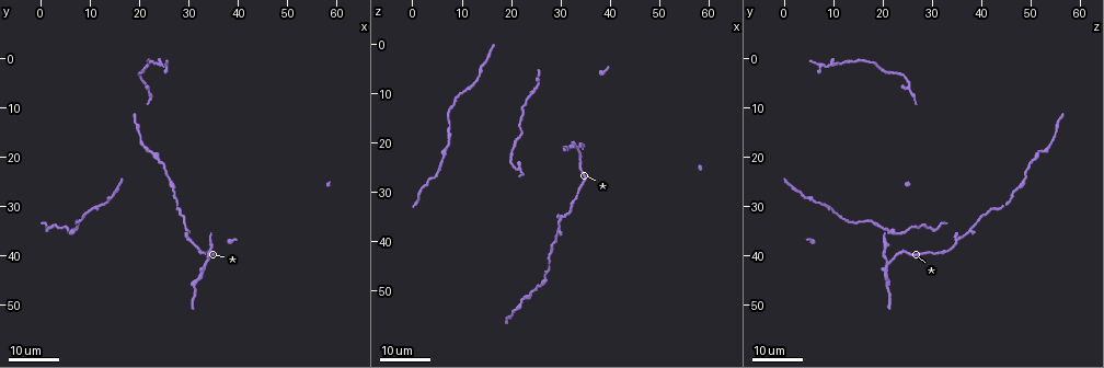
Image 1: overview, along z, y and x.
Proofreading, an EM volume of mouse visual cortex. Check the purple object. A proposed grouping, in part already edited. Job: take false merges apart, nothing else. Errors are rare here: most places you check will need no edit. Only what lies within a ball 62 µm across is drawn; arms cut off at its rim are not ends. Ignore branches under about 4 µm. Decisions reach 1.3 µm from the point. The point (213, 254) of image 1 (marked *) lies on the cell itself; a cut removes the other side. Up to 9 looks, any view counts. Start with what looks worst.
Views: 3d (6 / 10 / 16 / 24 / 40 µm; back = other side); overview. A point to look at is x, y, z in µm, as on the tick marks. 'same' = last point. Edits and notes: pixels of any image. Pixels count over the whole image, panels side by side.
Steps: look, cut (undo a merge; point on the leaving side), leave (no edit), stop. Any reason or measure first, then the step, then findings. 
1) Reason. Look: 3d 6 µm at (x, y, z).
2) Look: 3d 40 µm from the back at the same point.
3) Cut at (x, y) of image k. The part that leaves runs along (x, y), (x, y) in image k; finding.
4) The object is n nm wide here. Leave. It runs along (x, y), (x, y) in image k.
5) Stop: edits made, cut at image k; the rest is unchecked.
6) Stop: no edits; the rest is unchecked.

A fork. Look: 3d 24 µm at (33.0, 41.0, 21.0).

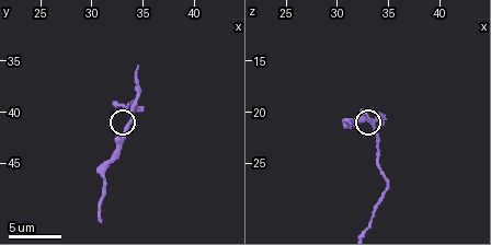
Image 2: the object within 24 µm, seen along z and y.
Look: 3d 10 µm at (33.6, 41.4, 20.8).

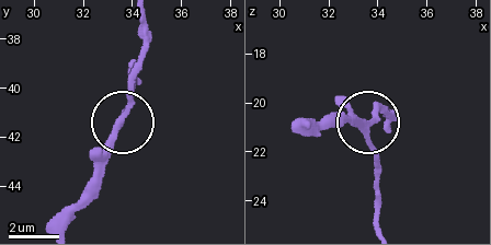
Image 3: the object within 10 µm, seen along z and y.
3 arms meet here. Leave. It runs along (379, 221), (379, 158), (366, 123), (331, 120) in image 3; one cell here.

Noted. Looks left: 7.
Thick turns thin. Look: 3d 16 µm at (29.5, 36.5, 36.0).

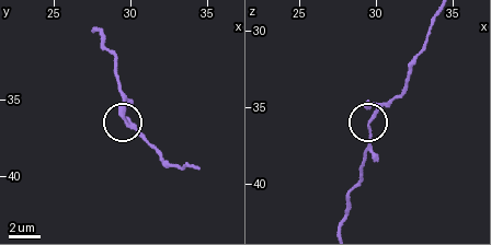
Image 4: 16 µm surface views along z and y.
Look: 3d 10 µm at (29.8, 36.4, 35.8).

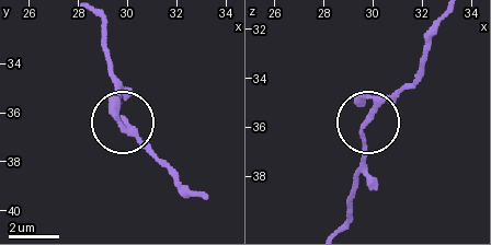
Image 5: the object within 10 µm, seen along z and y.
3 arms meet here. Leave. It runs along (441, 23), (415, 79), (367, 123), (365, 171) in image 5; one cell here.

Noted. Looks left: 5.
Calibre changes. Look: 3d 24 µm at (21.0, 5.5, 25.0).

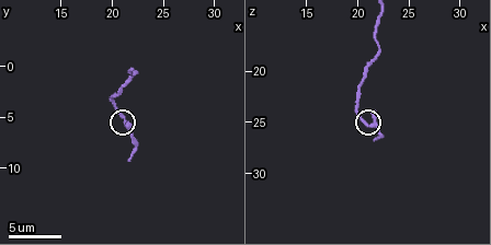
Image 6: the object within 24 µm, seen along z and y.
Look: 3d 10 µm at (21.0, 5.2, 25.2).

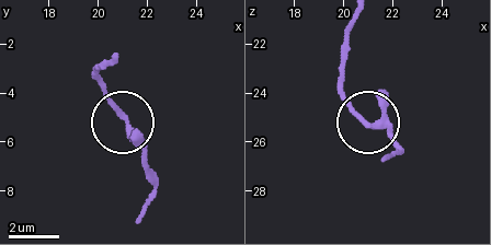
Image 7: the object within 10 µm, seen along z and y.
The object is 260 nm wide here. Leave. All the same cell.

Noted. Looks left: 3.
Thick turns thin. Look: 3d 16 µm at (26.5, 25.0, 49.0).

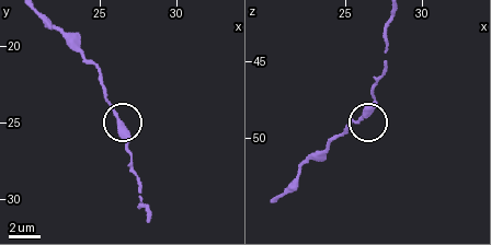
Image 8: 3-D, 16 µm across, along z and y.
Look: 3d 10 µm at (26.2, 24.8, 48.6).

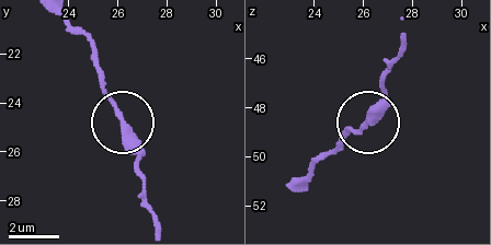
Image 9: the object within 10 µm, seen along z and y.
Look: 3d 10 µm from the back at (26.2, 24.8, 48.5).

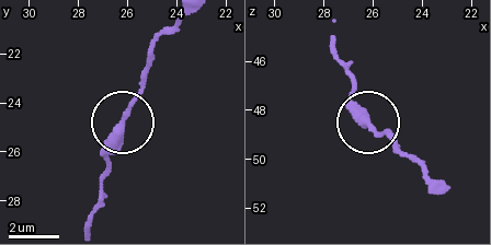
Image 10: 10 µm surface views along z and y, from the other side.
Leave. It runs along (87, 226), (100, 201), (107, 144), (147, 71) in image 10; continuous, no second cell.

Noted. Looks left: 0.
Stop: no edits; the rest is unchecked.

